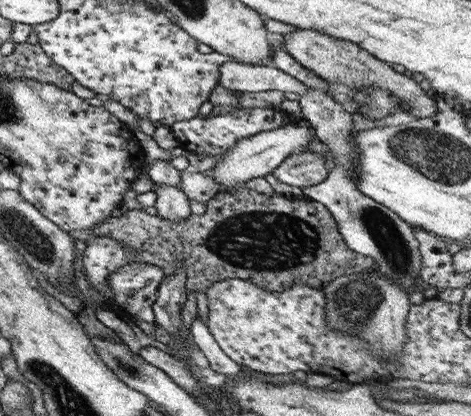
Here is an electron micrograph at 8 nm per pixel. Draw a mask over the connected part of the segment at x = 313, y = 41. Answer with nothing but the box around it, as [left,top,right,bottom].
[283,27,436,119]

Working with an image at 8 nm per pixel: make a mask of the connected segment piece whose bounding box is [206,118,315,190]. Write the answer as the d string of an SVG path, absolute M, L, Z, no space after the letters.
M302 118L275 130L259 132L246 138L242 137L220 157L220 161L206 174L220 186L221 190L230 190L237 185L244 185L252 178L270 174L286 157L306 150L306 143L310 142L314 135L312 126Z

